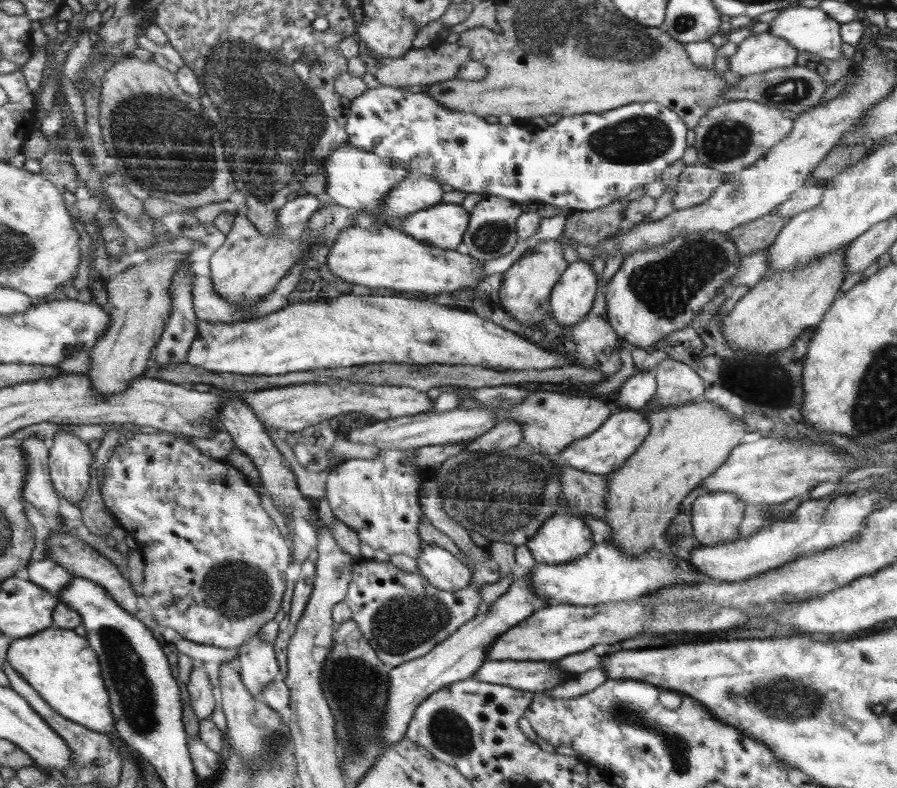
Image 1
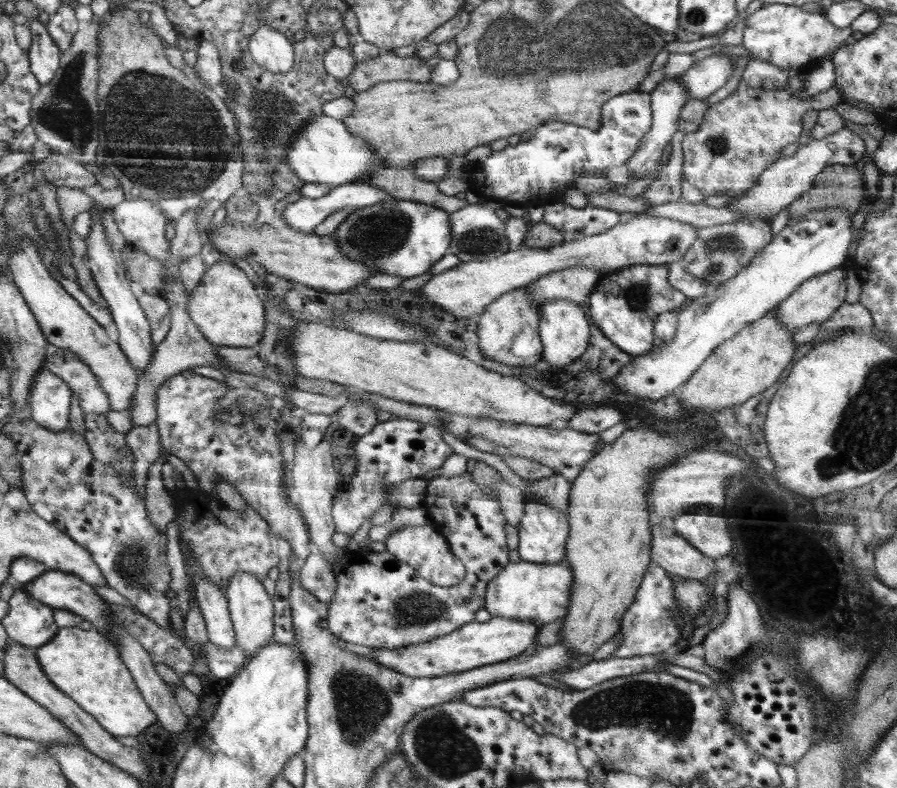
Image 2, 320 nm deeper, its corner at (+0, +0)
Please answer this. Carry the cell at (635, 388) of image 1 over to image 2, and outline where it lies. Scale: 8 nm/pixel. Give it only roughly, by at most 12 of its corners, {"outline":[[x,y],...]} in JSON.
{"outline":[[612,404],[586,408],[568,428],[597,434],[622,421]]}

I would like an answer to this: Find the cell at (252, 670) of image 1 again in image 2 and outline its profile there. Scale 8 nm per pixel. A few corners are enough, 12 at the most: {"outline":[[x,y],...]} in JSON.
{"outline":[[252,573],[226,590],[237,647],[256,654],[274,630],[272,600]]}

